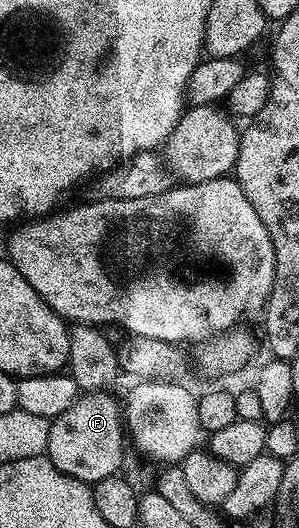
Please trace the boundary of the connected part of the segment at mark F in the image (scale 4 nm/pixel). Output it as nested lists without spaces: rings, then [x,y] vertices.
[[[109,391],[86,392],[79,395],[64,414],[54,417],[50,426],[47,453],[55,466],[61,472],[68,474],[77,480],[83,480],[85,484],[93,485],[100,478],[108,478],[119,471],[122,464],[122,440],[124,444],[124,408],[110,397]]]

